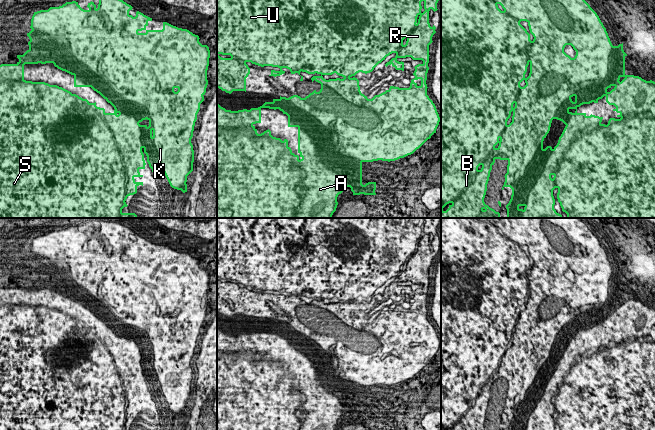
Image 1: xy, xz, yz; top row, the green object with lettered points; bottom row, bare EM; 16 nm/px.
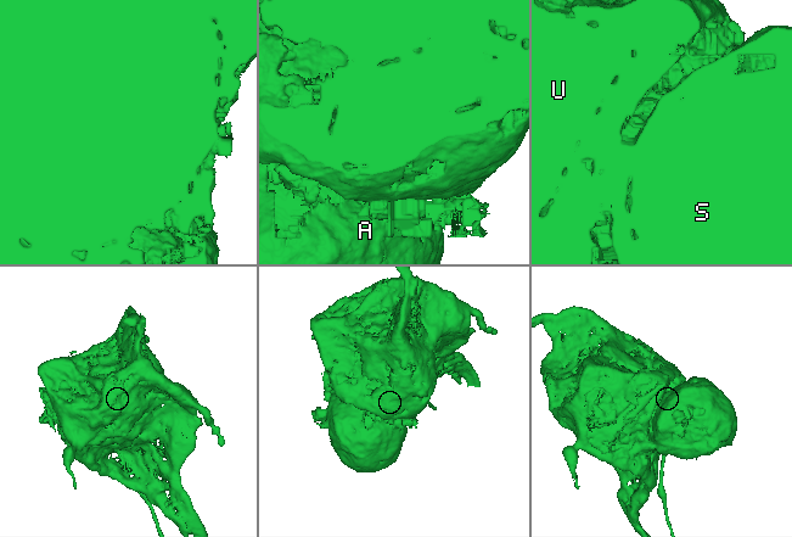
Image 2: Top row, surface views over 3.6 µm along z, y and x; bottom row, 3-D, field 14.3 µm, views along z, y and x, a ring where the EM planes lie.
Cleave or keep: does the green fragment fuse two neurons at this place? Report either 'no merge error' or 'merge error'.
merge error

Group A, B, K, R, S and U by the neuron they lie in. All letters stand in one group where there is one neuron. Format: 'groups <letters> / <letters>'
groups A S / B K R U

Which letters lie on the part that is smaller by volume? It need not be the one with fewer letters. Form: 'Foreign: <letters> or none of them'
Foreign: A, S

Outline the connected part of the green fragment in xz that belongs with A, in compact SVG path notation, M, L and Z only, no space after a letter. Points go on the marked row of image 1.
M217 104L217 218L332 218L338 205L337 197L345 187L350 187L353 195L376 195L376 182L362 184L362 161L339 153L338 134L335 134L333 140L324 140L322 145L316 145L313 137L288 117L288 127L298 128L298 153L300 154L298 156L288 146L287 139L282 141L280 138L273 137L269 129L258 134L254 126L256 123L261 123L261 109L231 111Z

